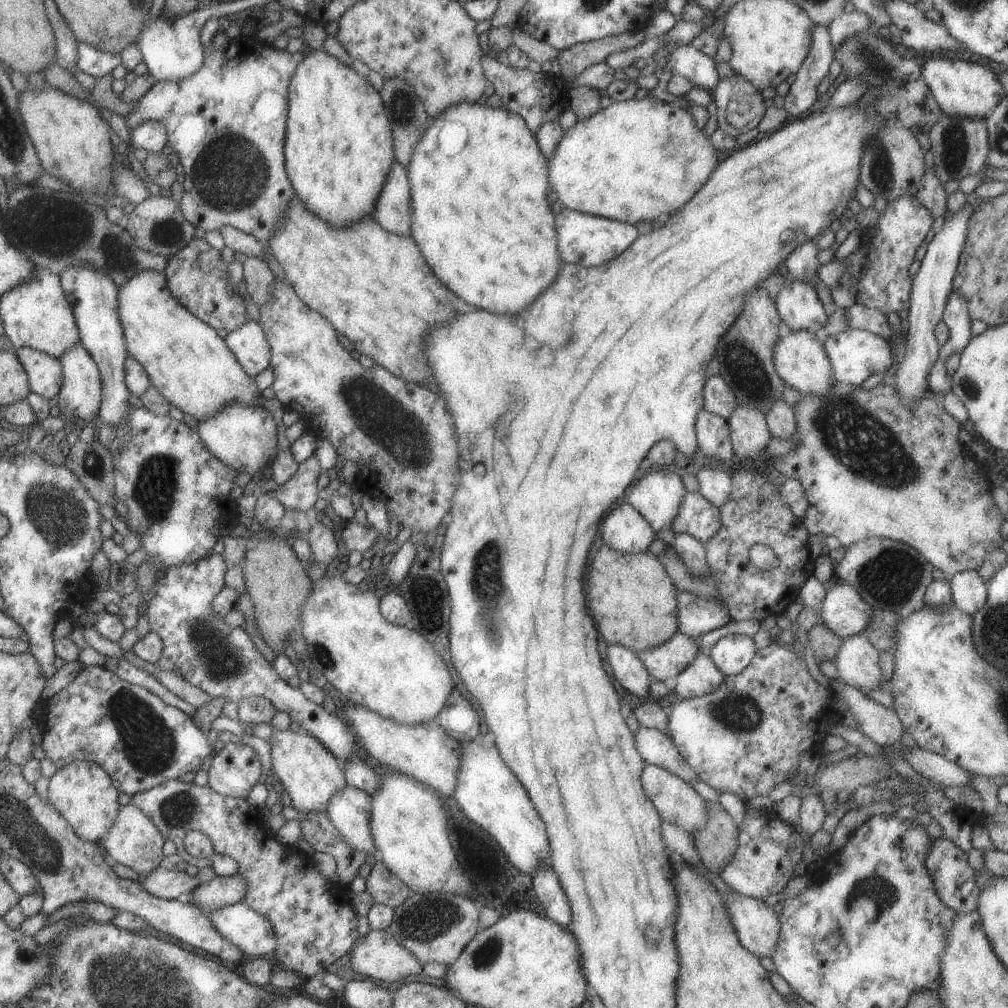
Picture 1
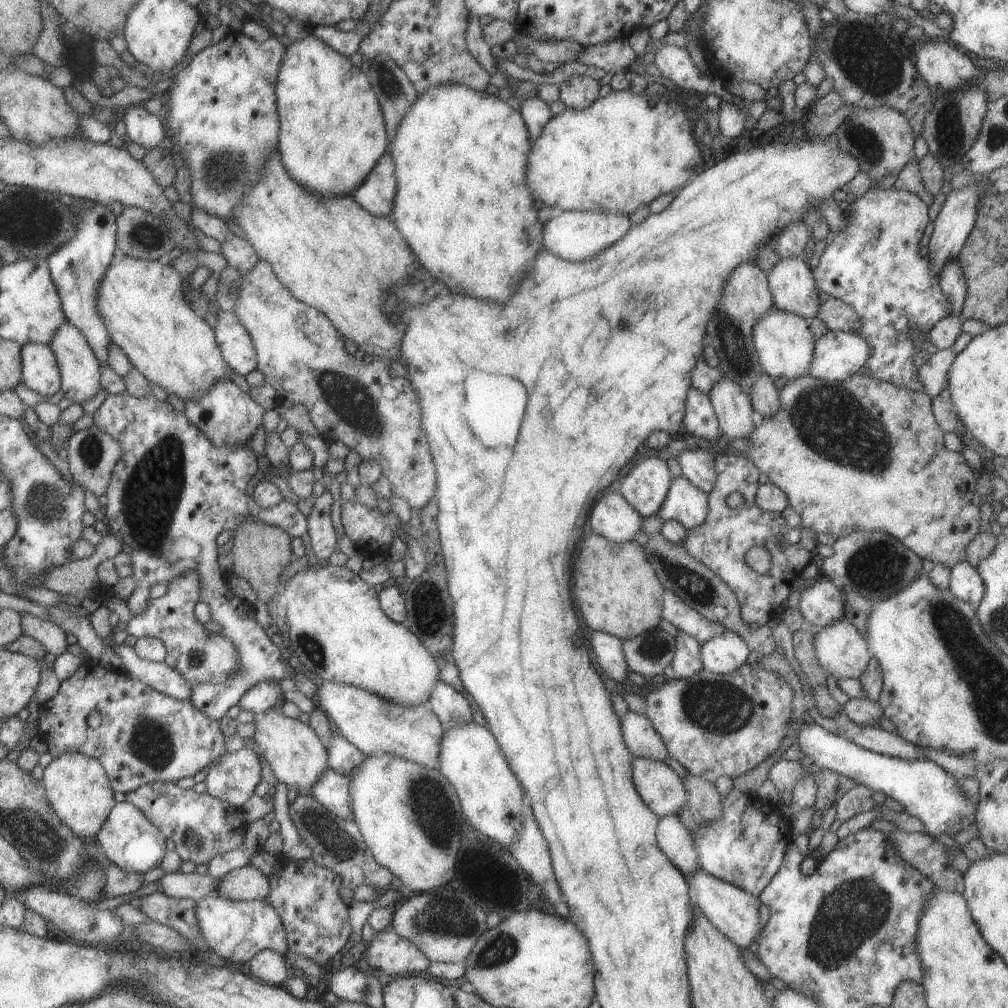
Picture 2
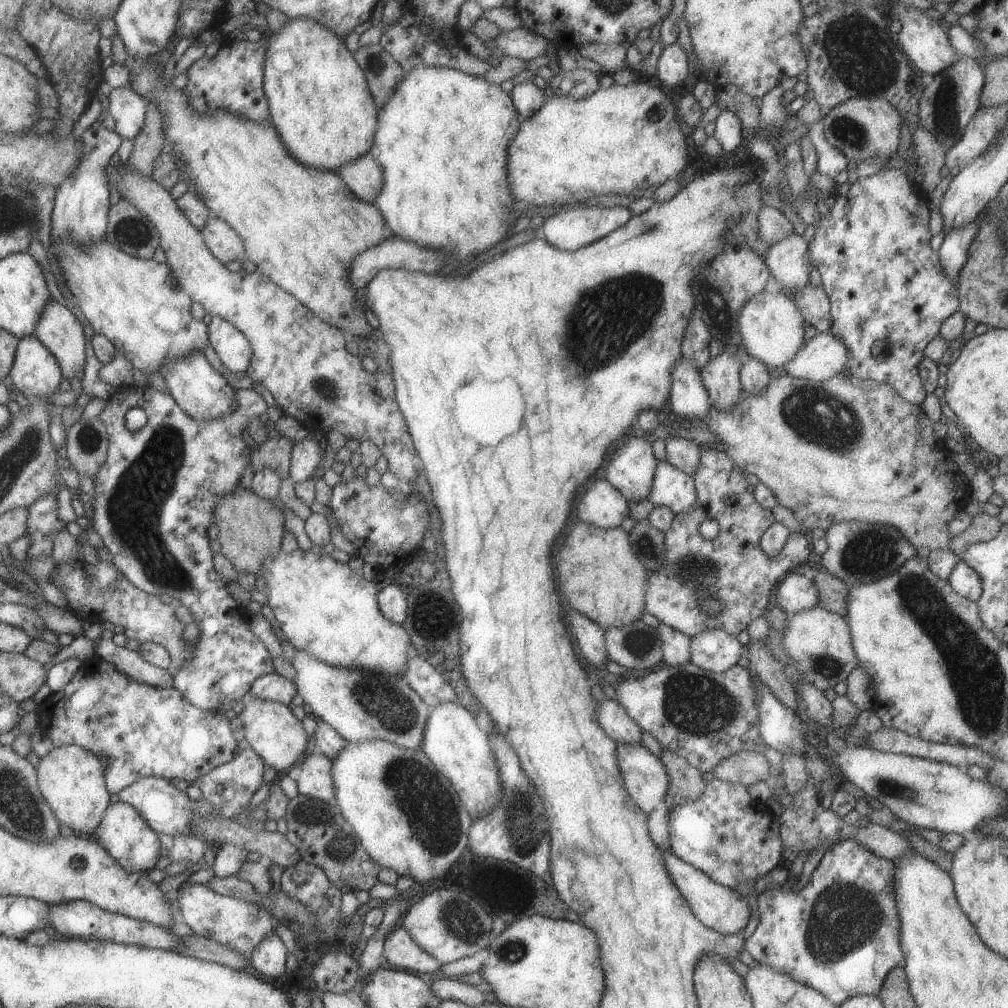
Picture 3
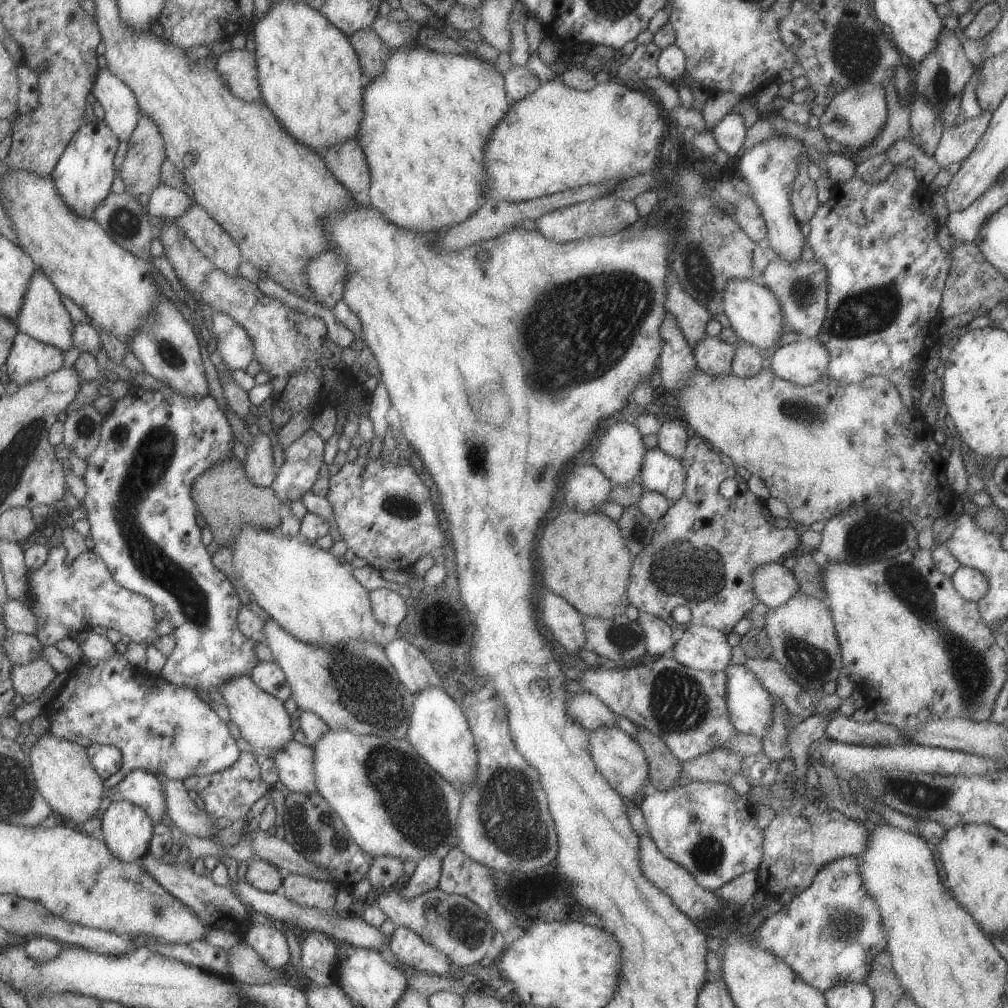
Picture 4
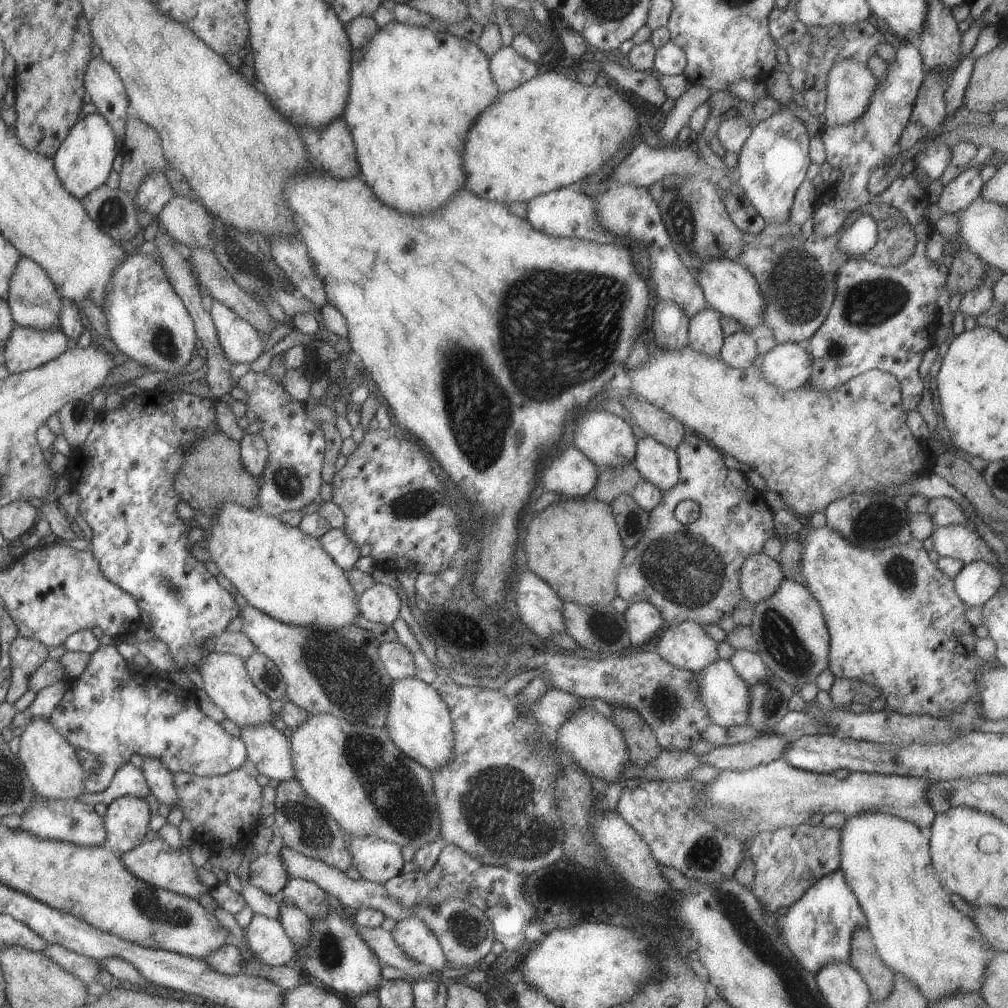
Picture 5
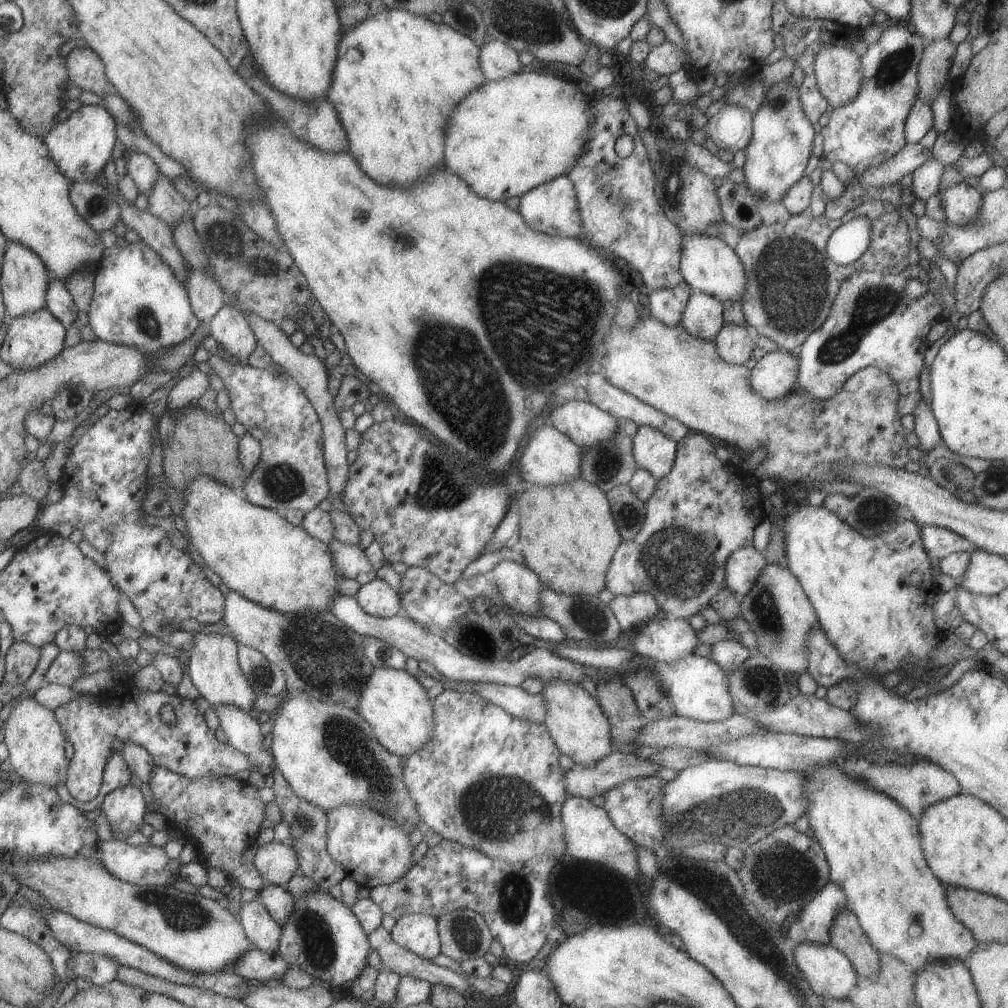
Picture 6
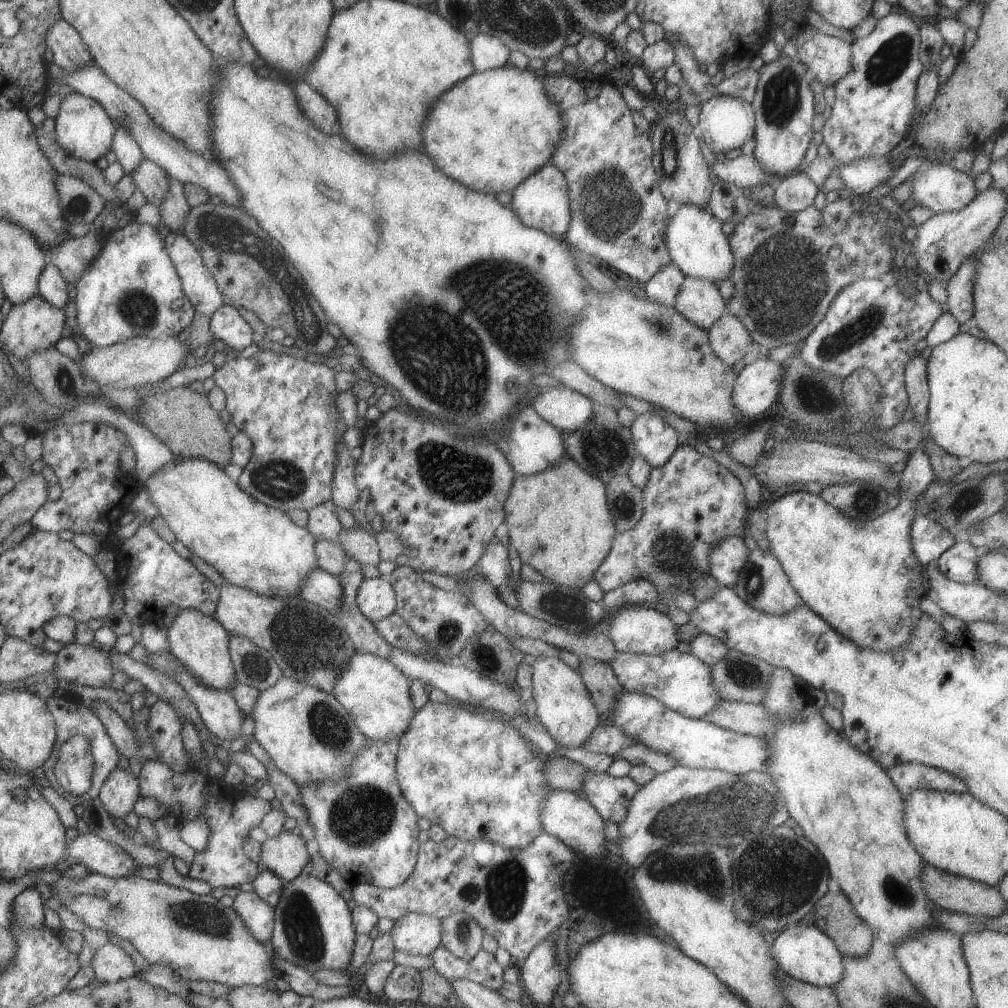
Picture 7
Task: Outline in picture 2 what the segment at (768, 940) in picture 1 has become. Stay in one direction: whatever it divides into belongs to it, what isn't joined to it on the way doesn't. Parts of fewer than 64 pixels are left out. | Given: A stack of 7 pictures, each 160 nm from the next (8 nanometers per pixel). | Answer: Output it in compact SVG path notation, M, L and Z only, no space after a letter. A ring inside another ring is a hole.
M697 869L693 874L685 876L686 880L691 880L691 888L695 892L695 906L700 908L707 920L721 934L743 950L747 950L747 946L751 942L757 942L759 933L762 931L761 924L759 924L760 900L758 897L726 883L724 880L716 879L703 869Z

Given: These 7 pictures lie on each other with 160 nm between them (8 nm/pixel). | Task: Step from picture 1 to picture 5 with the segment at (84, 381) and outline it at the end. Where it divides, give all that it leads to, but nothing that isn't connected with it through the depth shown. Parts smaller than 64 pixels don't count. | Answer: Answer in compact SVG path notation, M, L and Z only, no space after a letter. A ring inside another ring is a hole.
M19 257L19 262L15 265L15 270L9 279L8 295L5 301L15 325L32 329L60 330L58 316L64 300L58 295L45 271L32 260Z

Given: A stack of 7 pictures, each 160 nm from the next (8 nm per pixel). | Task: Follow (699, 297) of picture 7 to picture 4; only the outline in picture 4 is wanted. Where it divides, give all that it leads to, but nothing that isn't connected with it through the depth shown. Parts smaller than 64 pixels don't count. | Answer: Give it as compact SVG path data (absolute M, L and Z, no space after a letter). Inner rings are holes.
M706 335L693 349L696 368L712 377L729 375L734 348L734 343L726 344L717 336Z

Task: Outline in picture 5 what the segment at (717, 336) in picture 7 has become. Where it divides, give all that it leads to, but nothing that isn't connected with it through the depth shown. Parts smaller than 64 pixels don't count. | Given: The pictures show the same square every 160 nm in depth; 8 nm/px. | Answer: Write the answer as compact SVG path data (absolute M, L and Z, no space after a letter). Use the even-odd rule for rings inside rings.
M737 331L730 336L724 338L720 359L727 364L728 367L741 369L750 367L757 349L755 339L747 331Z

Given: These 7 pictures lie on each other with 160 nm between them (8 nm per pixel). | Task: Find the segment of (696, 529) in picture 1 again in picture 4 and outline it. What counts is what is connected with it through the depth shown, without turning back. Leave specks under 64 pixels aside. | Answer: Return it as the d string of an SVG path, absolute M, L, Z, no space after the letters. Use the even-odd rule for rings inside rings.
M659 448L646 449L640 478L645 491L659 493L671 503L683 496L686 487L681 462Z

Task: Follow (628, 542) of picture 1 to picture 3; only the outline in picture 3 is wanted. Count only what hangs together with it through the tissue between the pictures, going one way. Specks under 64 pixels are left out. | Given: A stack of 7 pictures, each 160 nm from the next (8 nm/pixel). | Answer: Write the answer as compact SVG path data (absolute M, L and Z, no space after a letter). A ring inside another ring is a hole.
M595 480L575 502L575 512L581 522L600 529L621 527L629 516L628 501L606 480Z

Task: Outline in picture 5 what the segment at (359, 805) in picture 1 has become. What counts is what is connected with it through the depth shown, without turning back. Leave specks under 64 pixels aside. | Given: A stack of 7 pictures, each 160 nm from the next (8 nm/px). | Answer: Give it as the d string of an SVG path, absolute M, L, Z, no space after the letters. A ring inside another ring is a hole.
M267 723L255 727L246 725L240 732L247 759L256 766L259 774L277 782L295 779L290 742L285 734Z

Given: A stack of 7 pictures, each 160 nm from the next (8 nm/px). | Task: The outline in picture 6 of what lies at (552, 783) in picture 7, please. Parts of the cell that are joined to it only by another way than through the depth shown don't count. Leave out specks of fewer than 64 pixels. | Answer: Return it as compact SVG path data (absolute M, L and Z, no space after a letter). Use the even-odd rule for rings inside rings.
M611 751L609 756L590 767L574 764L564 772L564 787L572 797L591 799L605 795L619 783L639 777L653 776L660 764L643 759L633 753Z

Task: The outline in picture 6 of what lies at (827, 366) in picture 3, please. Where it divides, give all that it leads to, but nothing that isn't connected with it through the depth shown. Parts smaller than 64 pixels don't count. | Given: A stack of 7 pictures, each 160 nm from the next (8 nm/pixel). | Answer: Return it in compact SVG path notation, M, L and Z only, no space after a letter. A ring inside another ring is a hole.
M796 351L765 353L750 370L749 382L752 392L765 400L785 396L796 389L800 360Z

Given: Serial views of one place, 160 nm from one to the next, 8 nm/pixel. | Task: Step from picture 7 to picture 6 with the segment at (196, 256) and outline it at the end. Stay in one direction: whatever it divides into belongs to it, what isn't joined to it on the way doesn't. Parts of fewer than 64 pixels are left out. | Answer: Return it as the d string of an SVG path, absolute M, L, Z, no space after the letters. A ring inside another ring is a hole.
M188 264L188 277L185 286L193 314L200 322L208 322L215 316L221 305L225 304L225 296L210 278L211 274L191 269Z

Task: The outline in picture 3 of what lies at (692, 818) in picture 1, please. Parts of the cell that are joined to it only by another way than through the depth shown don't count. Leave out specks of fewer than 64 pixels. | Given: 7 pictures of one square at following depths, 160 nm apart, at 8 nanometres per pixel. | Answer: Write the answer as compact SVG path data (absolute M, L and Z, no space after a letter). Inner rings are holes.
M616 744L624 789L647 815L664 802L668 776L663 763L642 744Z

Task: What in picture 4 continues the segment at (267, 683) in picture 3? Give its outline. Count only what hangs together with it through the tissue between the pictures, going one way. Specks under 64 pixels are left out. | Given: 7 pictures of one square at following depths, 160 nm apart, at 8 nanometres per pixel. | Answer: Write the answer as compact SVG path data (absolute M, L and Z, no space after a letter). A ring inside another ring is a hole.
M259 661L248 675L255 686L278 698L282 703L291 696L291 689L284 672L275 662Z

